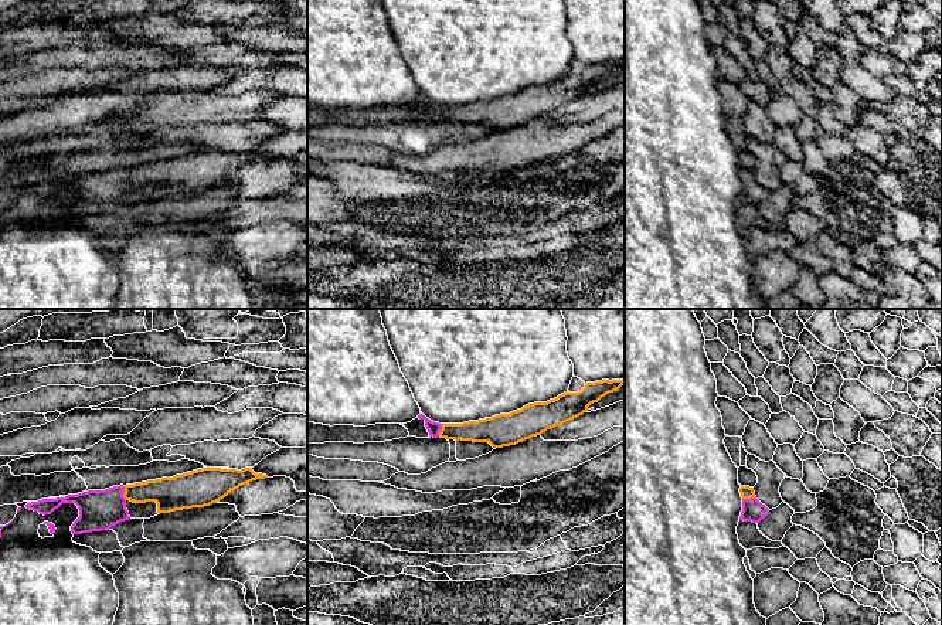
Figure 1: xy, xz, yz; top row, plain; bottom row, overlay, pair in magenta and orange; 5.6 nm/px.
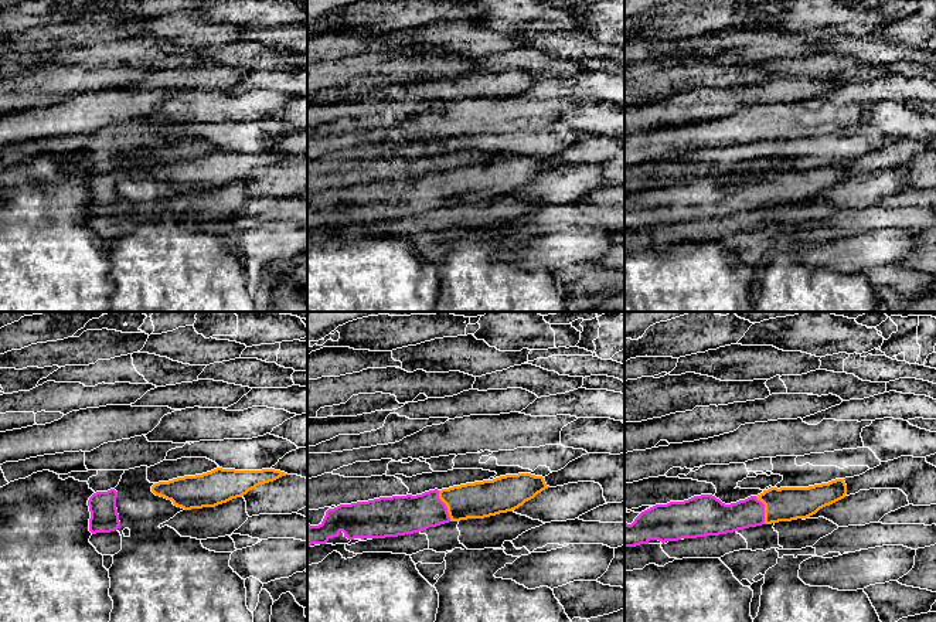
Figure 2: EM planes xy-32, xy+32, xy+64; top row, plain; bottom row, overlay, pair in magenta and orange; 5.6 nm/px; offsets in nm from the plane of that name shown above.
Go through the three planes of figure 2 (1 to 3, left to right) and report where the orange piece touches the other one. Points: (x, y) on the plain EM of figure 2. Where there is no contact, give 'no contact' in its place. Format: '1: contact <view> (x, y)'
1: no contact
2: contact xy+32 (445, 189)
3: contact xy+64 (763, 193)

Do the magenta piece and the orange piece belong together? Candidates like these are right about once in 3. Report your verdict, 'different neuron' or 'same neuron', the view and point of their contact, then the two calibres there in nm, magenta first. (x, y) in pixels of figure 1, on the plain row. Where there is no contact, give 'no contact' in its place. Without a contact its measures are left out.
same neuron; meets magenta in xy at (123, 175); 220 nm thick on the magenta side, 180 nm on the other

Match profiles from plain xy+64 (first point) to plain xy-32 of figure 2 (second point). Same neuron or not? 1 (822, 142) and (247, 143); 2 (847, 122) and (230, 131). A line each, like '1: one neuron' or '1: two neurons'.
1: one neuron
2: two neurons

